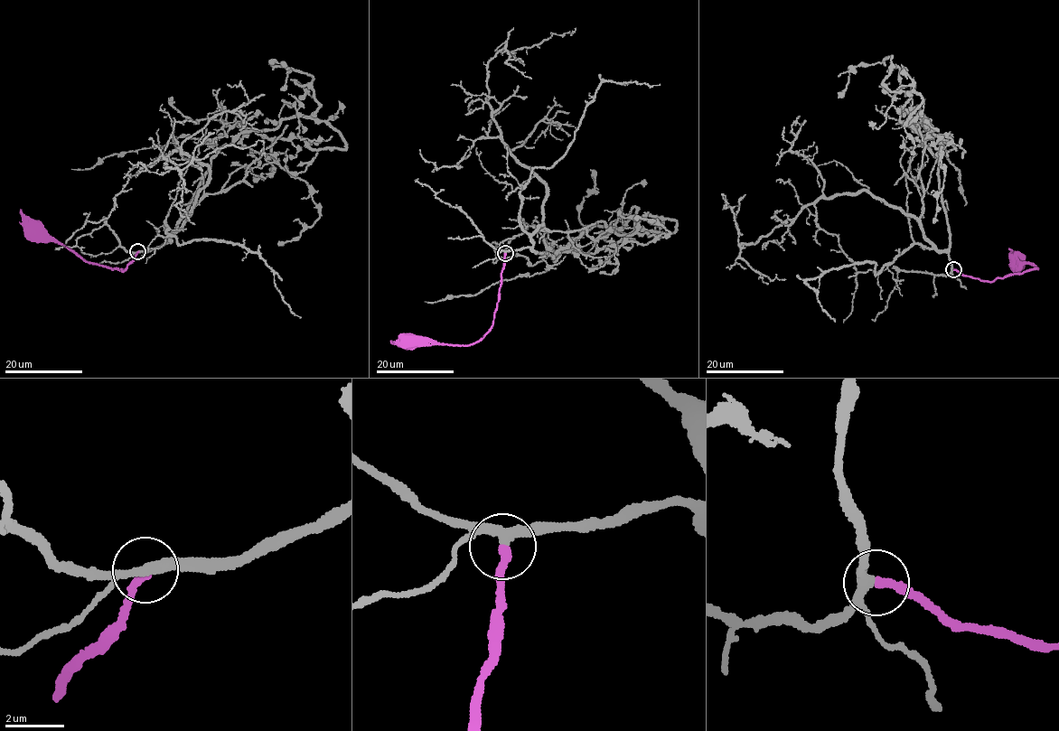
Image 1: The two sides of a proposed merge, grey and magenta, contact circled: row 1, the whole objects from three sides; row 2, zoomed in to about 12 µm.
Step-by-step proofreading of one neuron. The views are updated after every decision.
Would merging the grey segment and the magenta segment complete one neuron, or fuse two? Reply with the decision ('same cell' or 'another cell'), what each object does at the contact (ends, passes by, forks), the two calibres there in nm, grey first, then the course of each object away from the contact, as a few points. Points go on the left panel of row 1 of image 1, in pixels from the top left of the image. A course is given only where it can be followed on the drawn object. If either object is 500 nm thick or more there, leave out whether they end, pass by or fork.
same cell; grey passes by; magenta ends there; 320 nm thick on the grey side, 320 nm on the other; grey runs (138, 252), (166, 241), (210, 160), (239, 134), (315, 111), (313, 90), (295, 83), (299, 137), (323, 139); magenta runs (138, 252), (123, 271), (112, 270), (87, 261), (49, 236), (37, 236), (31, 230)

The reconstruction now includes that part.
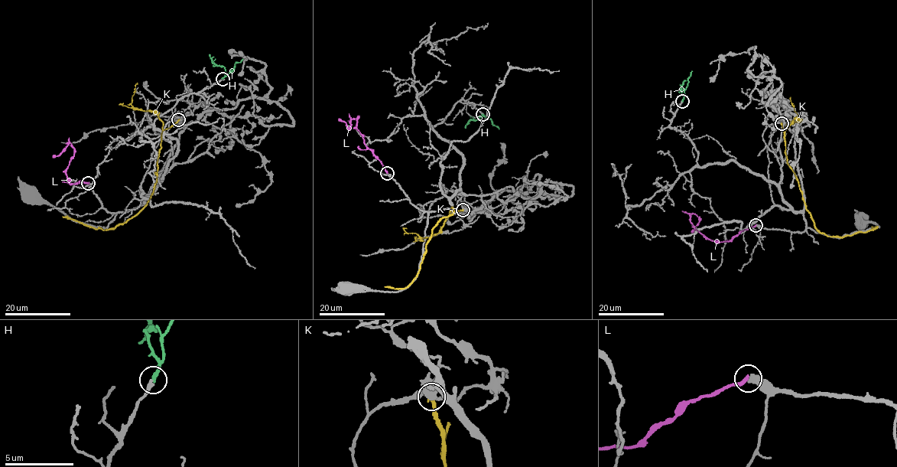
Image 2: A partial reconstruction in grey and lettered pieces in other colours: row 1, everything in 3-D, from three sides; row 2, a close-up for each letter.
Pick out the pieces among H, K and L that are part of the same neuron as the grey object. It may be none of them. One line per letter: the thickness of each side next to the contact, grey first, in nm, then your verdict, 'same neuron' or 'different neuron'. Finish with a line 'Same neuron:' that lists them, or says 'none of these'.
H: calibres 240 and 280 nm; same neuron
K: calibres 360 and 260 nm; different neuron
L: calibres 440 and 300 nm; different neuron
Same neuron: H

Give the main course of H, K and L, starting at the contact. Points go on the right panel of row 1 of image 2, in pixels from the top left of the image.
H: (682, 101), (680, 90), (685, 80)
K: (781, 123), (786, 163), (793, 171), (805, 207), (817, 230), (827, 236), (840, 237), (871, 229)
L: (755, 225), (728, 241), (715, 242), (702, 234), (690, 221), (690, 213), (695, 213), (699, 220), (691, 233)

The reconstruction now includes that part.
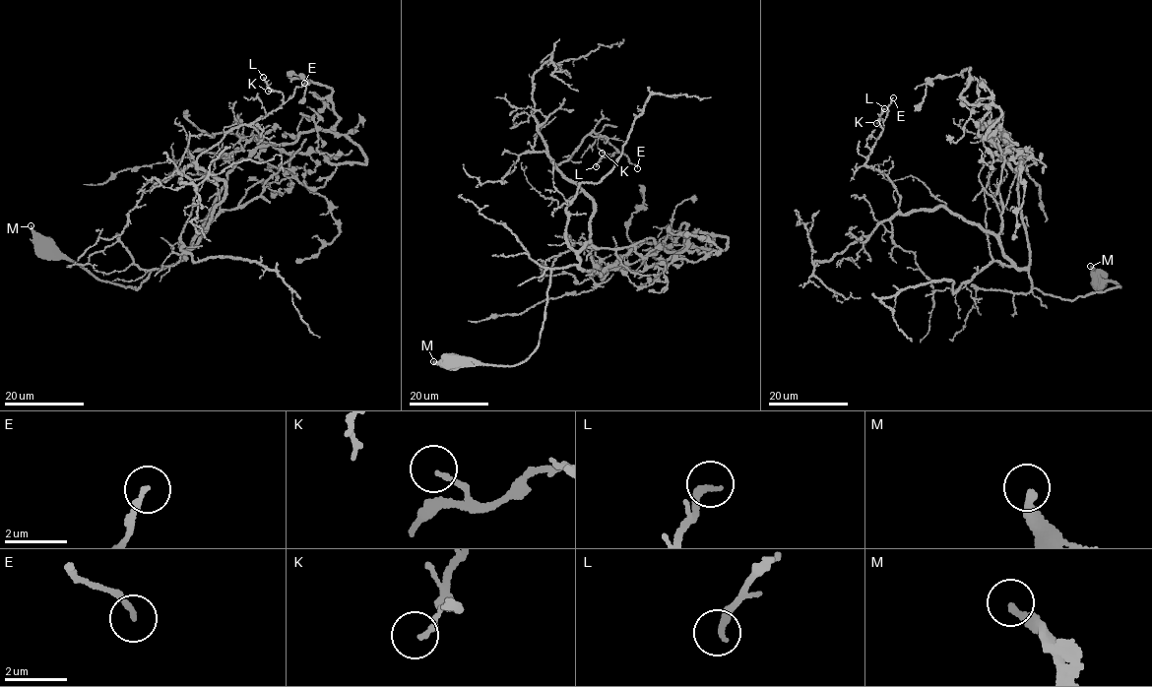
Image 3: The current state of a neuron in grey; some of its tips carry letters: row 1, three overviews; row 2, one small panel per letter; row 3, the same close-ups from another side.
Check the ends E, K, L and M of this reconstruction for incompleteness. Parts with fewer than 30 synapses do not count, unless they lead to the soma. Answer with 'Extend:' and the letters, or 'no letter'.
Extend: no letter

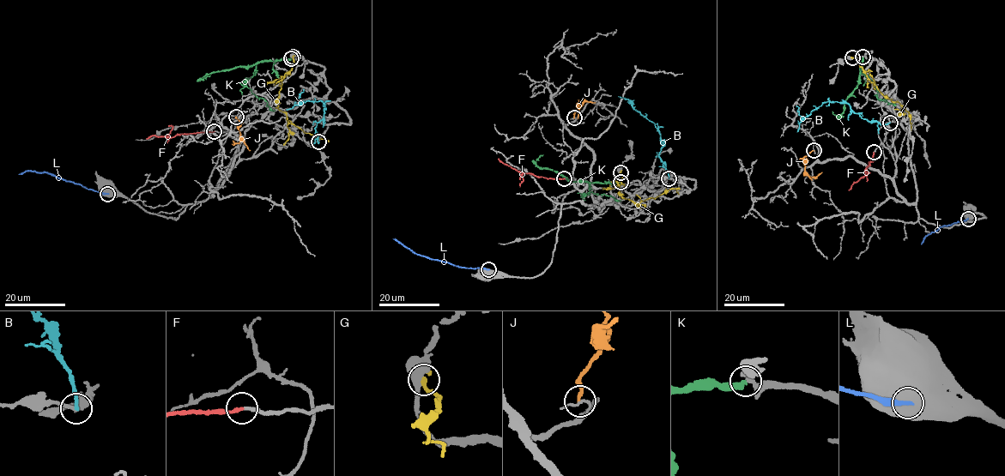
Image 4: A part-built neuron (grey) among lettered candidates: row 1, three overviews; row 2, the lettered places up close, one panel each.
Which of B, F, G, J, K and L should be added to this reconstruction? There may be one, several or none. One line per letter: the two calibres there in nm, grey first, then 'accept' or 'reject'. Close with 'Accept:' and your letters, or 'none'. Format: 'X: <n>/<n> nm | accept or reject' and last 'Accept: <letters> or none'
B: 200/240 nm | reject
F: 200/200 nm | accept
G: 550/280 nm | reject
J: 110/200 nm | reject
K: 190/360 nm | reject
L: 1000/260 nm | reject
Accept: F

